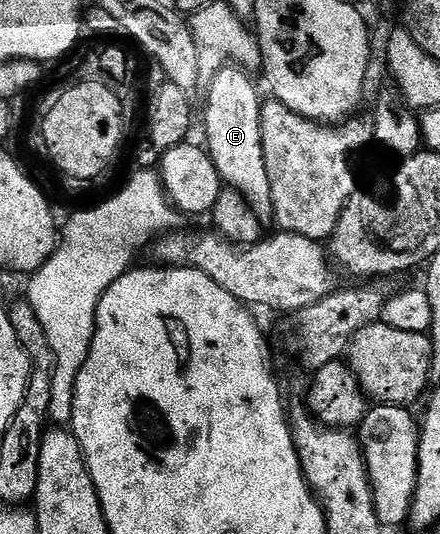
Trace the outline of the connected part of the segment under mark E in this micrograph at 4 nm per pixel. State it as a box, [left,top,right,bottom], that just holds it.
[204,66,275,226]

